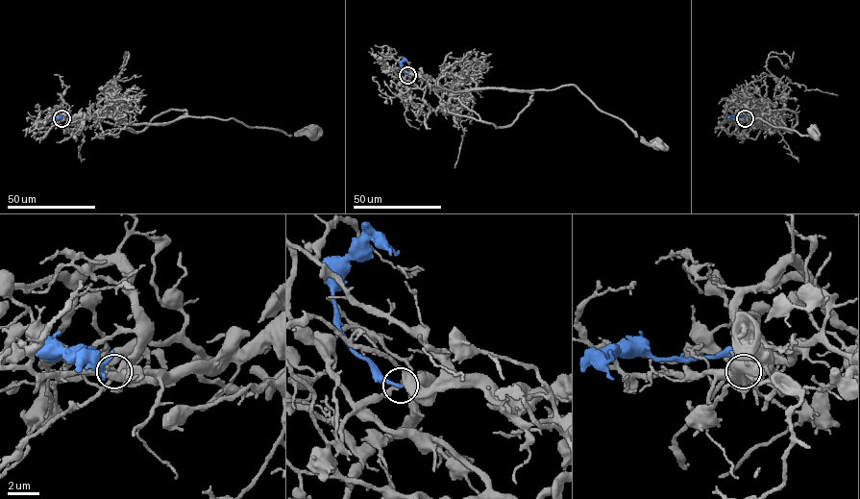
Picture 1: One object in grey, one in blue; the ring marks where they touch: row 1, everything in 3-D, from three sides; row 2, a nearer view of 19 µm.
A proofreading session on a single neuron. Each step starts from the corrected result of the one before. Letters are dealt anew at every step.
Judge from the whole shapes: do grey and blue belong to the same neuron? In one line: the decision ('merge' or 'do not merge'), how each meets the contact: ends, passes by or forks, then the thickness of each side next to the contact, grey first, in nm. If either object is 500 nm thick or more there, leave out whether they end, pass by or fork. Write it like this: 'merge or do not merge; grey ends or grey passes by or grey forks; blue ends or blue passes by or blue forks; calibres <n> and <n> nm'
merge; grey forks; blue ends; calibres 420 and 240 nm

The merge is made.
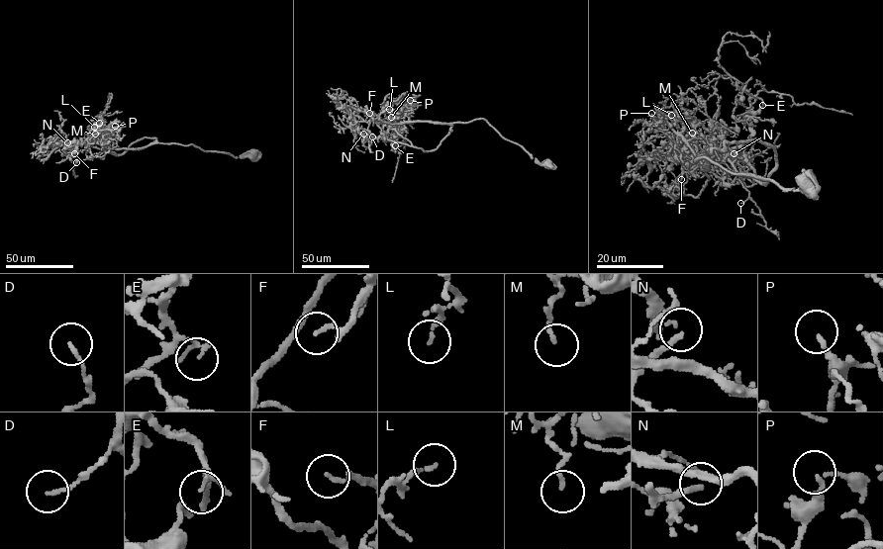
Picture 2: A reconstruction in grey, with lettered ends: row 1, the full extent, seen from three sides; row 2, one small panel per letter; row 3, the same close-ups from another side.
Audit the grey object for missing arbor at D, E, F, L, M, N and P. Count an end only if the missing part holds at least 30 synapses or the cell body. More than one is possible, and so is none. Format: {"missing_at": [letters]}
{"missing_at": ["F"]}

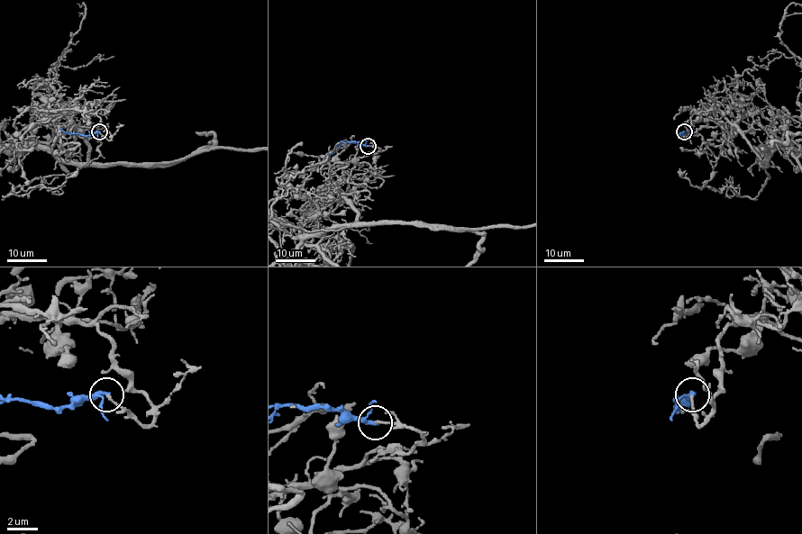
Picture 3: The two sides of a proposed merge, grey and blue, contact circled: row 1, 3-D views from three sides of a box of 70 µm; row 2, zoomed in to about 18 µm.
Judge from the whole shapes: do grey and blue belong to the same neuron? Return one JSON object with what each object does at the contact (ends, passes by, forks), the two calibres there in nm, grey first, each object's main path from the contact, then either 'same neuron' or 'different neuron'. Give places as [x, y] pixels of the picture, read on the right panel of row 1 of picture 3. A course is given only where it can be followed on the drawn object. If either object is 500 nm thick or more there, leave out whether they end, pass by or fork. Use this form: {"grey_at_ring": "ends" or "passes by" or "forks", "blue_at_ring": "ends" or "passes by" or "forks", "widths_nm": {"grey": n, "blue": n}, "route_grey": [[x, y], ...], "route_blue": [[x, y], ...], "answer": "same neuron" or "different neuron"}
{"grey_at_ring": "ends", "blue_at_ring": "passes by", "widths_nm": {"grey": 170, "blue": 240}, "route_blue": [[683, 131], [679, 135], [690, 132], [692, 128]], "answer": "different neuron"}

